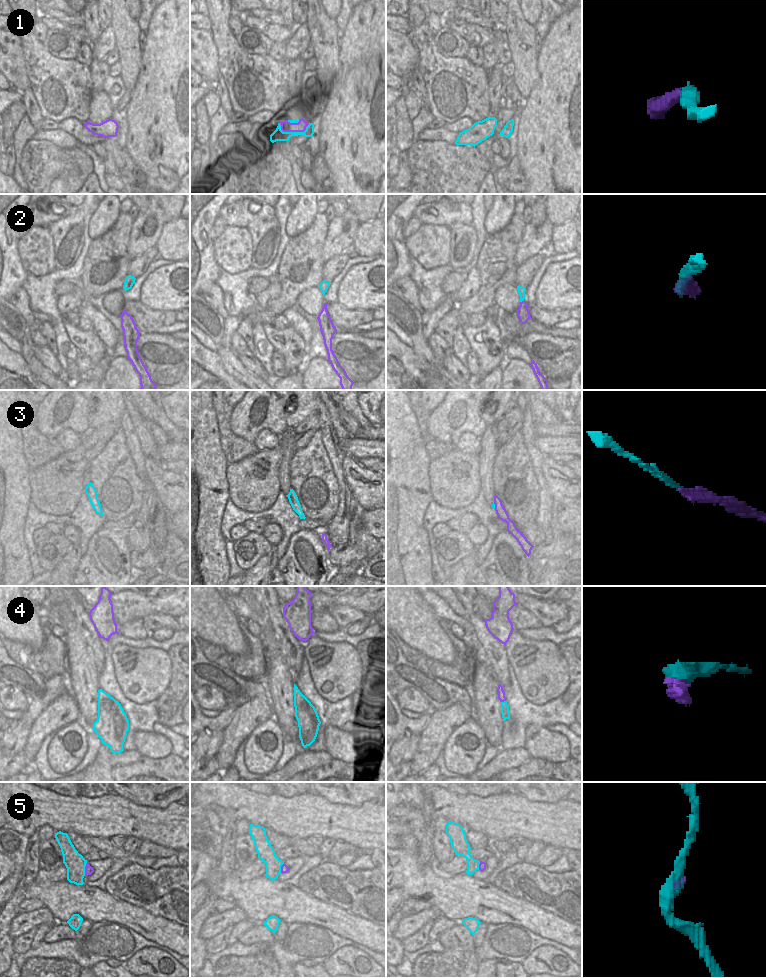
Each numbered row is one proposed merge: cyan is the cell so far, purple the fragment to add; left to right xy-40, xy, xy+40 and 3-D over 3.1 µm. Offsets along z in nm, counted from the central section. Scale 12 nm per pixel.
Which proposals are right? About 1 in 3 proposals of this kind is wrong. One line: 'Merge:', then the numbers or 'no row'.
Merge: 1, 2, 3, 4.

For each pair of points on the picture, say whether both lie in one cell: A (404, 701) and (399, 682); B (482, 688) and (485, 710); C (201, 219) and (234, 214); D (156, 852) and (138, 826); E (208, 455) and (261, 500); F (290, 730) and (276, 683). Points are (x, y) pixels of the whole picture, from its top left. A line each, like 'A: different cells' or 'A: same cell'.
A: different cells
B: same cell
C: different cells
D: different cells
E: different cells
F: same cell

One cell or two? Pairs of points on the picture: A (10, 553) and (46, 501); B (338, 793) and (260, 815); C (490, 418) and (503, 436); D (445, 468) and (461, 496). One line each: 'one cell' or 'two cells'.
A: two cells
B: two cells
C: two cells
D: one cell

